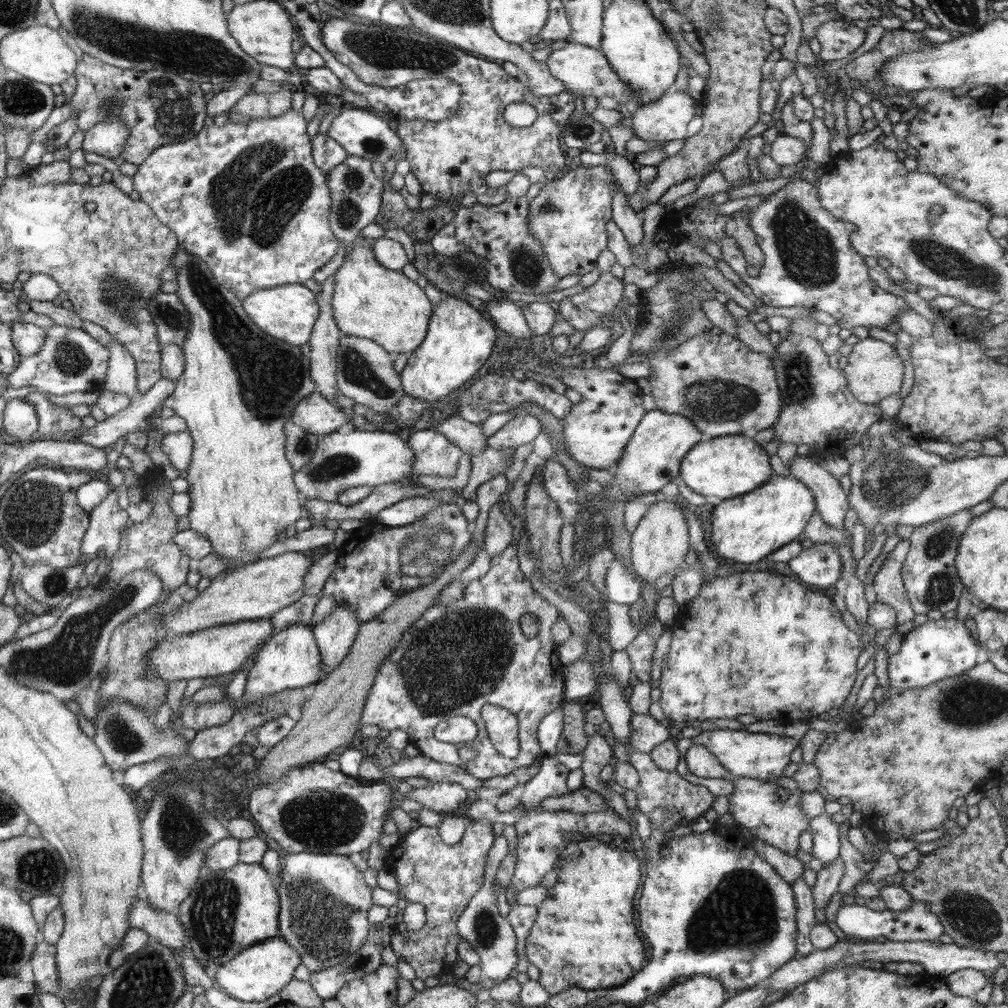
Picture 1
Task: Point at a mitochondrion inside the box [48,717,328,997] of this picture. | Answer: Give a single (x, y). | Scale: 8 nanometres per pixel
(215, 905)

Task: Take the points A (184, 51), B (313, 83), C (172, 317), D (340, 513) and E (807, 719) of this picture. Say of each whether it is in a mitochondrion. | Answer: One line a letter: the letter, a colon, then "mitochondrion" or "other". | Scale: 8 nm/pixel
A: mitochondrion
B: other
C: mitochondrion
D: other
E: other

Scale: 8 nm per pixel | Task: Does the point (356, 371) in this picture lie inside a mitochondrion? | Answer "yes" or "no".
yes

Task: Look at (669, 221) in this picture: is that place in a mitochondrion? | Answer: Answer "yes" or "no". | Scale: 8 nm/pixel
no

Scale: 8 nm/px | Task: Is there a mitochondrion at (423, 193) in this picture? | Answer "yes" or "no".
no

